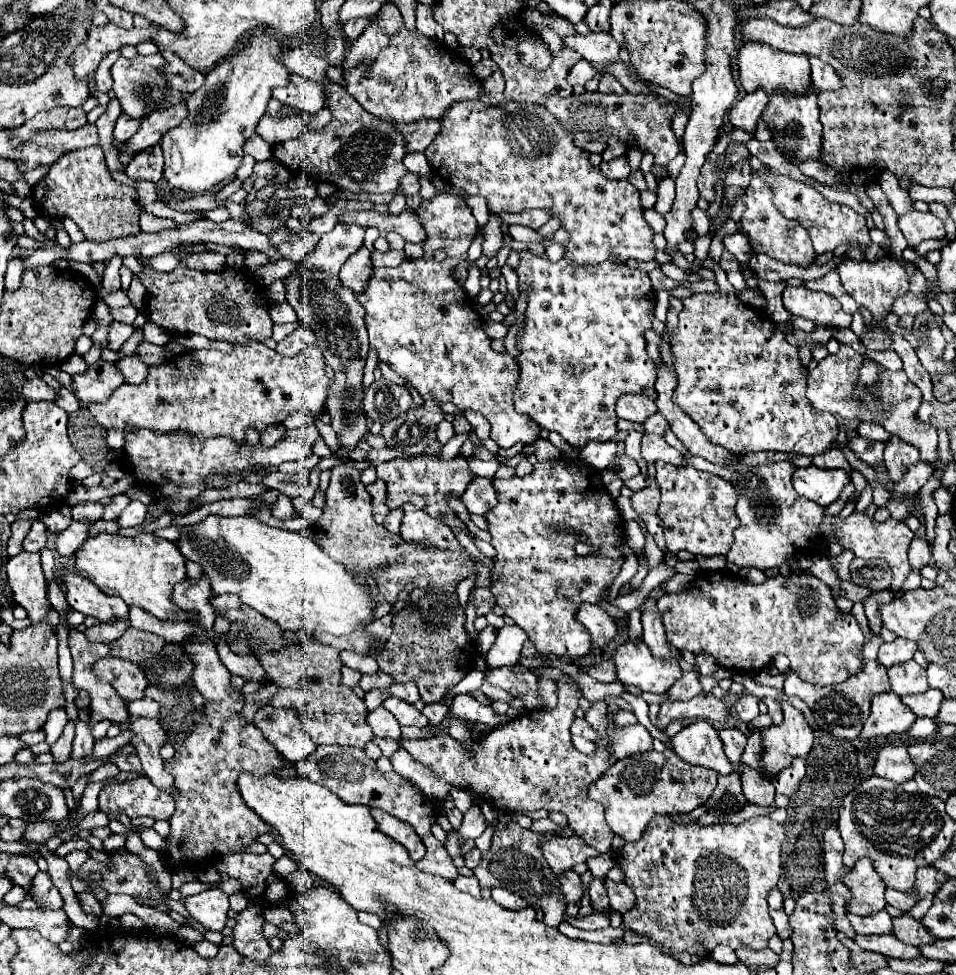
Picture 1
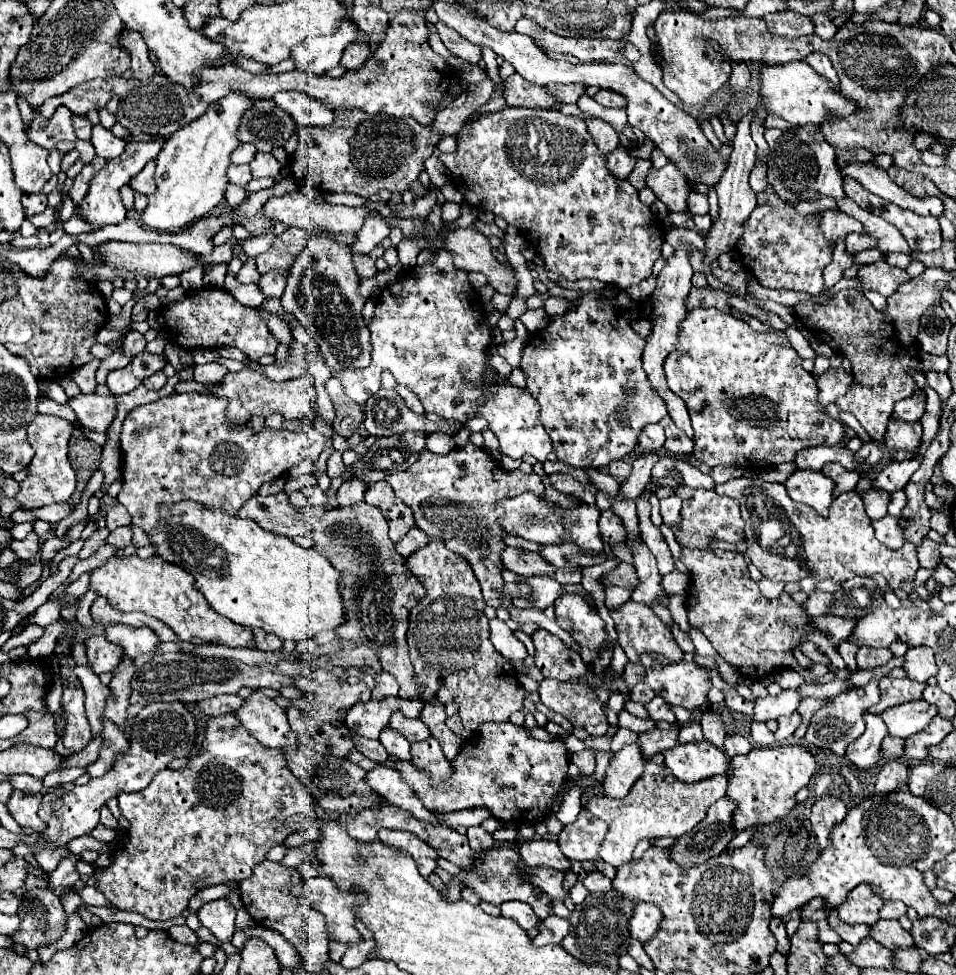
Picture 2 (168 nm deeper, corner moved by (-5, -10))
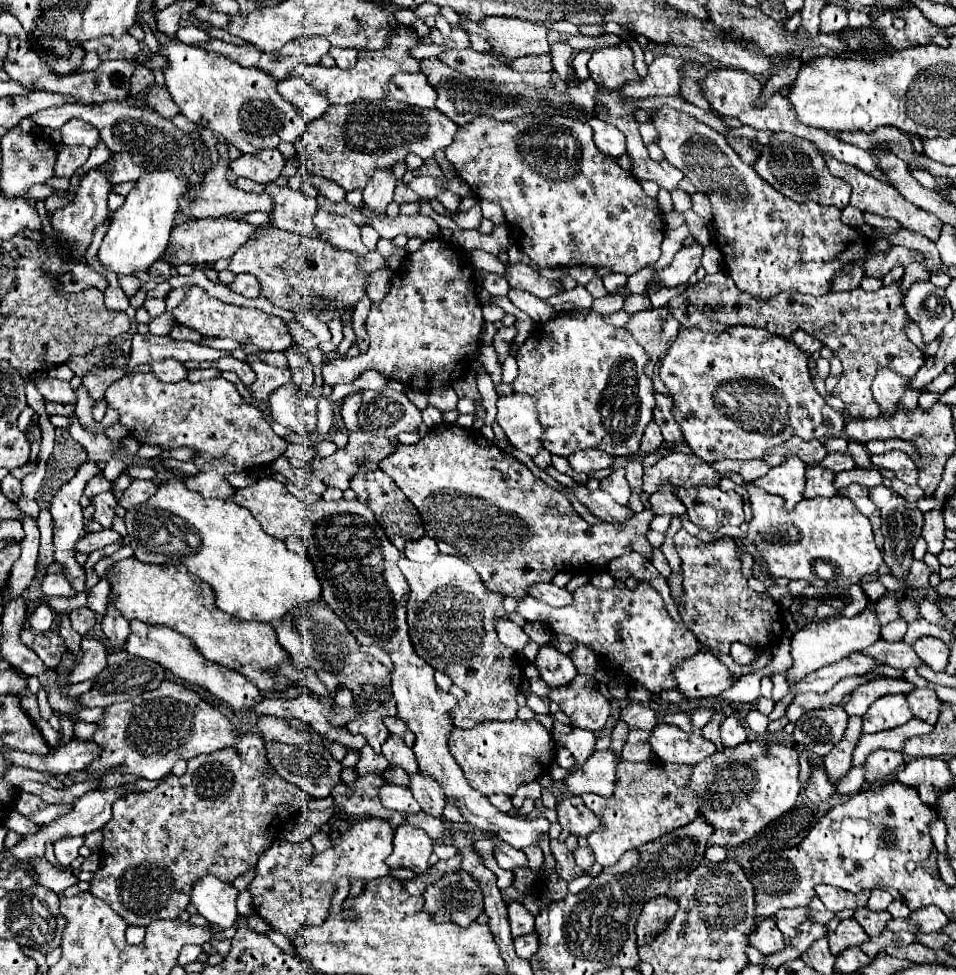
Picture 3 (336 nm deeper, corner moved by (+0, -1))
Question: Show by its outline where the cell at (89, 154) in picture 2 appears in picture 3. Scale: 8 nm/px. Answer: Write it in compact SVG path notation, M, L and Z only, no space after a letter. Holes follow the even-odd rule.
M60 144L57 150L55 175L70 179L75 171L87 161L89 151L91 149L87 147L67 147Z

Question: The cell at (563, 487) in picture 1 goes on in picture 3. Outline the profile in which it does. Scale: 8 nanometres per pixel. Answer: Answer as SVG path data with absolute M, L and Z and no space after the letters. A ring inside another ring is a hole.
M553 645L541 647L541 651L535 659L535 667L541 673L541 679L551 689L559 689L559 685L569 685L577 675L577 669L575 669L571 657L559 653Z

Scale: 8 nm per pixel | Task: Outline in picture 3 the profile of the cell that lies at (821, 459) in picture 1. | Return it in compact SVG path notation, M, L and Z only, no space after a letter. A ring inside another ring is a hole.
M809 467L803 497L813 499L813 497L833 497L833 495L835 495L833 473L823 467Z

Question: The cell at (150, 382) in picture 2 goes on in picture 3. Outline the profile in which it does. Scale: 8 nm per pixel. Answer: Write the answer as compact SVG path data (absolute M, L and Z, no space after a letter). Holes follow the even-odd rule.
M163 359L163 361L155 361L153 365L153 373L165 381L165 383L177 383L177 381L183 381L187 379L189 375L189 369L179 363L179 361L173 361L173 359Z

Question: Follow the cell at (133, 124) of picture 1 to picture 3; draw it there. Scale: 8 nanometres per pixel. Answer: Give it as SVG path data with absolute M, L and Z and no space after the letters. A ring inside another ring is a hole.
M73 118L61 127L61 141L66 145L84 145L96 147L101 137L97 129L91 124Z

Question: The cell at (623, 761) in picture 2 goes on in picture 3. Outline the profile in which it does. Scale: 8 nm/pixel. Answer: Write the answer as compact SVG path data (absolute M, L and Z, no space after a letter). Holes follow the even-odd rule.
M599 751L593 753L585 765L581 765L577 771L569 773L563 781L565 789L581 797L585 793L595 793L601 797L611 797L615 791L615 769L617 769L617 757L613 751Z

